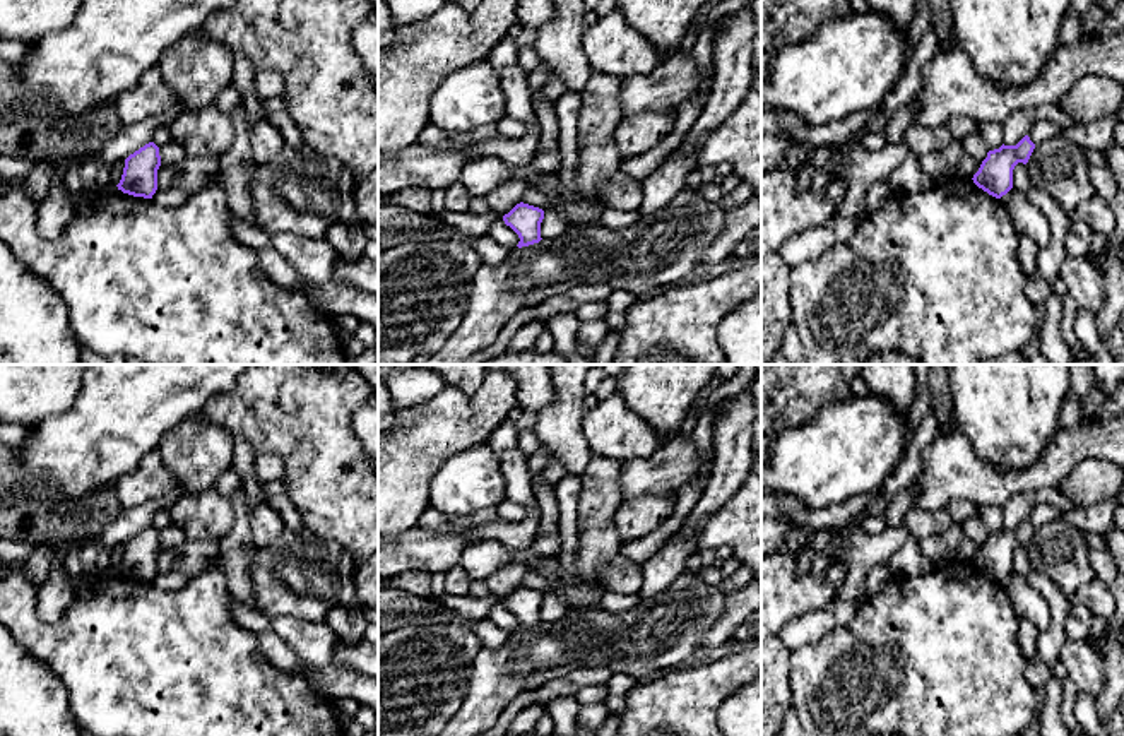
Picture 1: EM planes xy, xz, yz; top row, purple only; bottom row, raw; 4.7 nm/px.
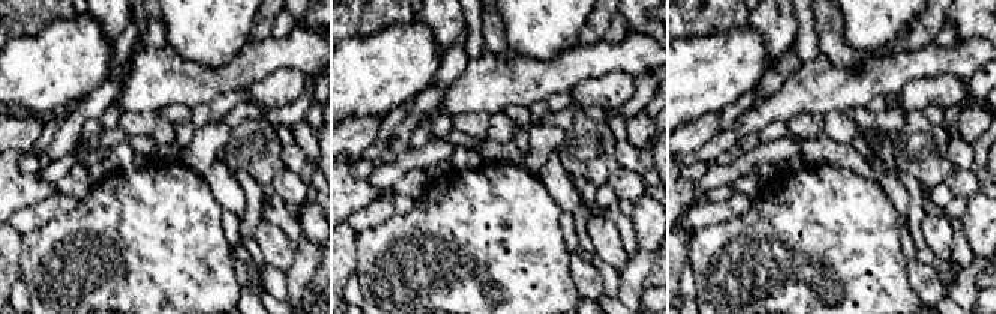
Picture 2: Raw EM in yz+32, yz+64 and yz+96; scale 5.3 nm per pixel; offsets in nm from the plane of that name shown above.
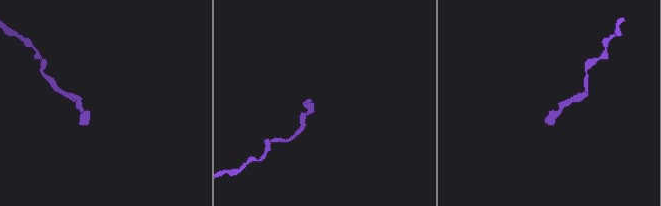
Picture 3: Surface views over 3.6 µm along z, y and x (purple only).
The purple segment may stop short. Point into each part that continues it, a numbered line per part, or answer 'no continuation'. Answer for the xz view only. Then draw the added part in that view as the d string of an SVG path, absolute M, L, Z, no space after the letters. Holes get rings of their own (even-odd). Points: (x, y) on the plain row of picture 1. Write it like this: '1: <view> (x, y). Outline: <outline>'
no continuation

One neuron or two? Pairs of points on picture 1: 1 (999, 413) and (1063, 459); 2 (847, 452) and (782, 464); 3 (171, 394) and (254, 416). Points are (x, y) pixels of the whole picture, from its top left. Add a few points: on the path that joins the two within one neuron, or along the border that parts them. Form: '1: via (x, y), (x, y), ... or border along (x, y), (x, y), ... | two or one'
1: border along (1059, 428), (1051, 444), (1029, 466), (1013, 471) | two
2: via (832, 457), (822, 462), (798, 464) | one
3: border along (236, 382), (226, 391), (216, 392), (201, 413) | two

